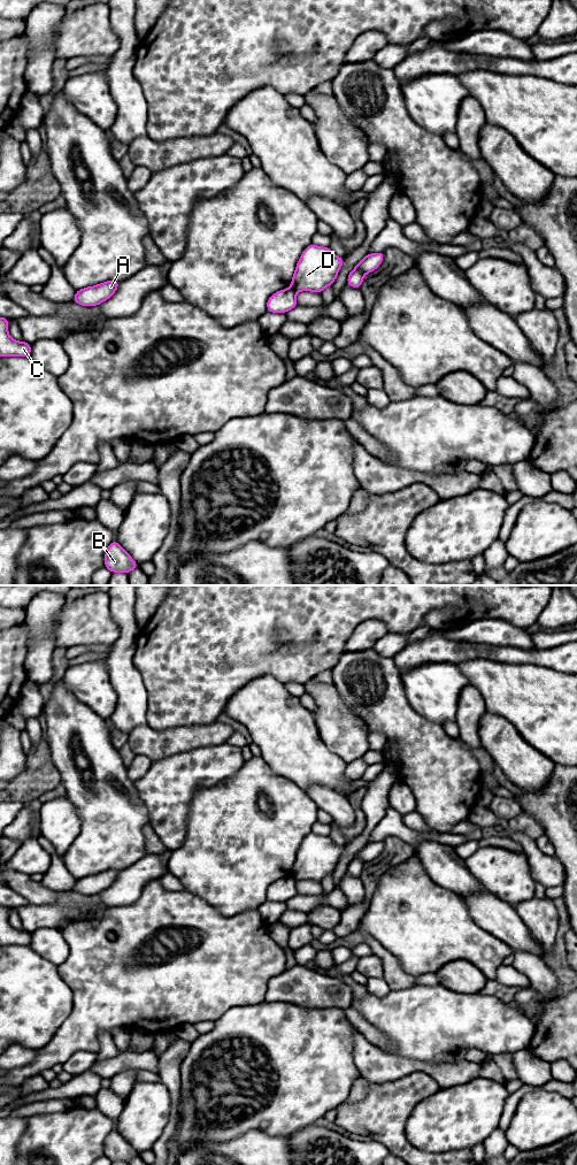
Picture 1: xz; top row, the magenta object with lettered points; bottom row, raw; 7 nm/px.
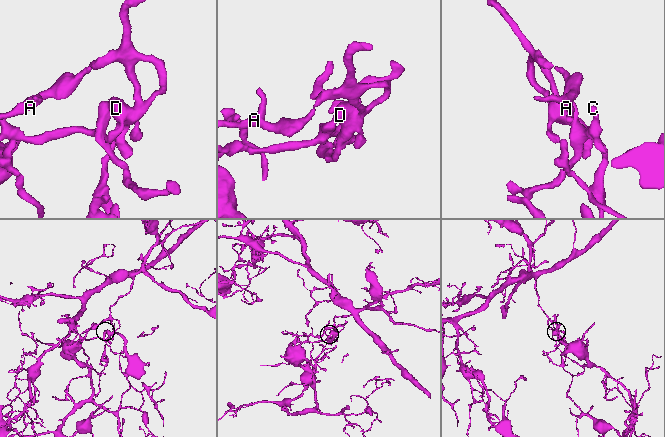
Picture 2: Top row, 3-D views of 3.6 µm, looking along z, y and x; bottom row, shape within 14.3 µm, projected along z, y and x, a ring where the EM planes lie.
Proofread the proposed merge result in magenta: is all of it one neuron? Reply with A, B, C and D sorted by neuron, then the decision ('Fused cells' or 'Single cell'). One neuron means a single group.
Groups: A D / B C. Fused cells

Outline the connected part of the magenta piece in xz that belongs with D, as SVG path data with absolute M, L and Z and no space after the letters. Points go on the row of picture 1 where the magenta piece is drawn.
M310 244L302 253L292 277L291 288L295 291L321 293L333 284L344 263L344 258L332 253L330 247Z

